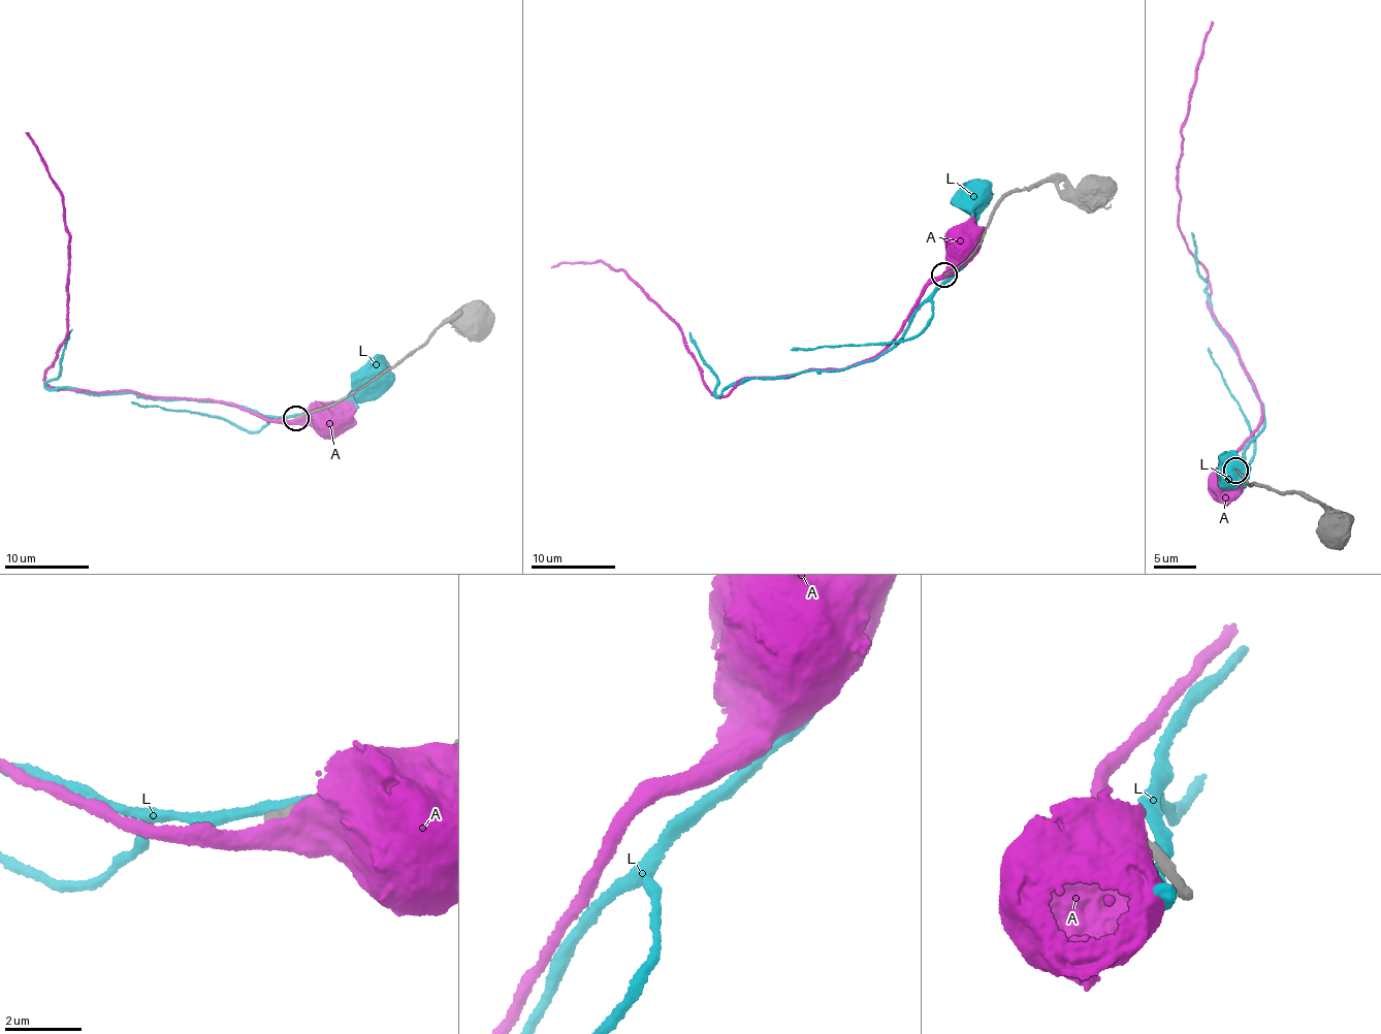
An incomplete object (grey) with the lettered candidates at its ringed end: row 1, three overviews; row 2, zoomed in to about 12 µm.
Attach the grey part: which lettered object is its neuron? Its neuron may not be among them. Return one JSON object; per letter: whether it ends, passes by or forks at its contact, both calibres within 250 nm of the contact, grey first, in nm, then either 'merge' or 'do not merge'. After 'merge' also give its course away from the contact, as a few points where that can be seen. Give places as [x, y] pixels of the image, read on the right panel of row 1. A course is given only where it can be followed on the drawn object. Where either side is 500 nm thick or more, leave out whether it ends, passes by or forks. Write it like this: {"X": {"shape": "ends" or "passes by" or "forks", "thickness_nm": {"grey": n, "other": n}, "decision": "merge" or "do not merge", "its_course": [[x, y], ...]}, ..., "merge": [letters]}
{"A": {"thickness_nm": {"grey": 280, "other": 600}, "decision": "do not merge"}, "L": {"shape": "passes by", "thickness_nm": {"grey": 240, "other": 320}, "decision": "do not merge"}, "merge": []}

